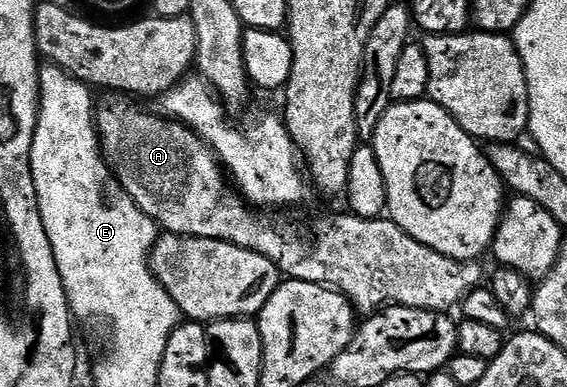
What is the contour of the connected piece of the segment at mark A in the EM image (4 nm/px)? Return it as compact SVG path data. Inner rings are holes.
M107 92L101 97L103 98L98 101L95 115L102 151L118 169L117 178L124 188L122 191L135 202L139 210L154 219L162 231L185 238L221 239L246 250L257 249L263 238L273 240L281 248L285 246L278 225L267 224L263 219L257 218L248 205L223 206L225 176L221 164L215 152L190 127L183 123L174 125L167 118L158 120L141 110L128 95Z

